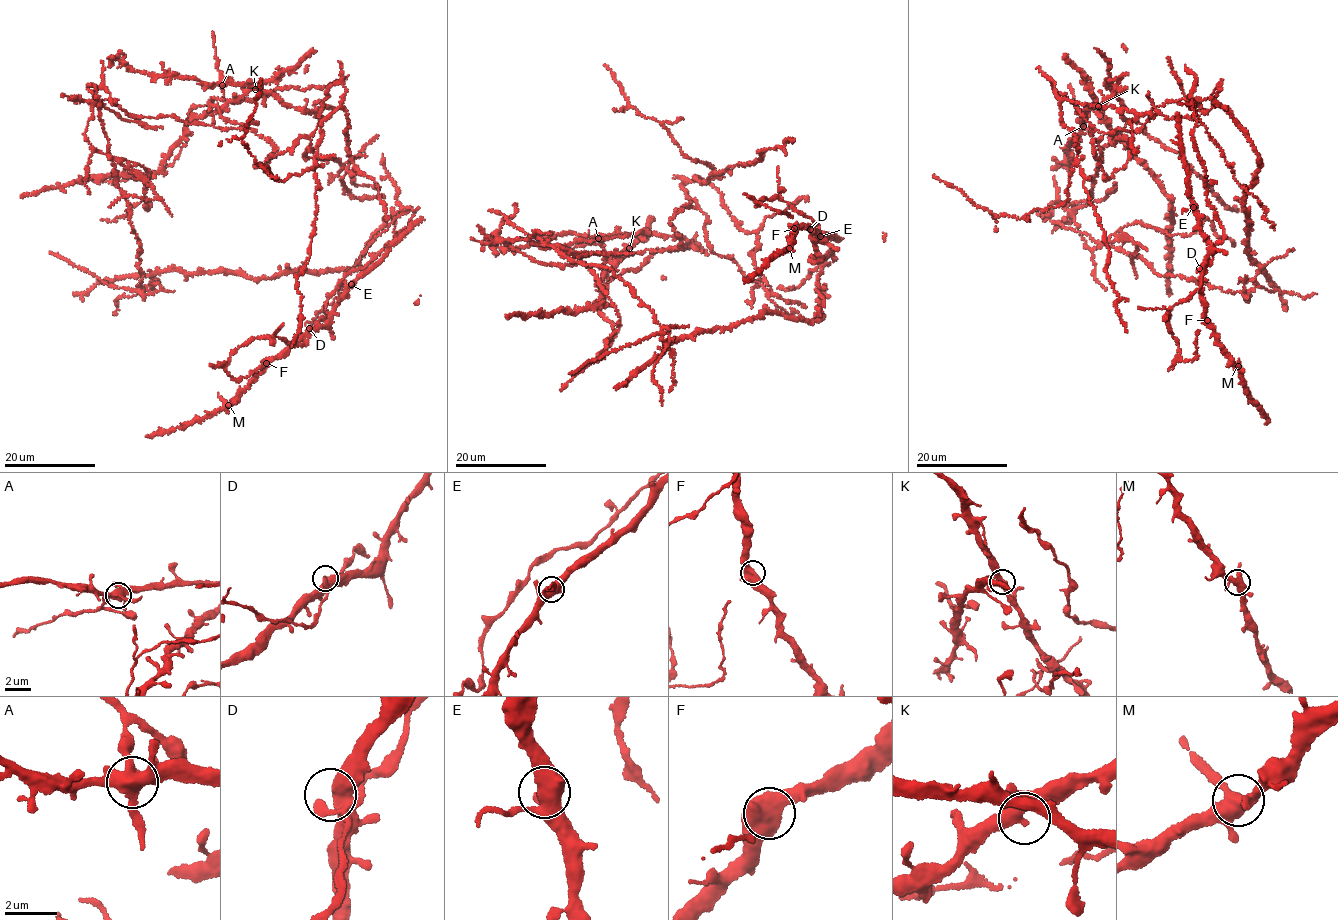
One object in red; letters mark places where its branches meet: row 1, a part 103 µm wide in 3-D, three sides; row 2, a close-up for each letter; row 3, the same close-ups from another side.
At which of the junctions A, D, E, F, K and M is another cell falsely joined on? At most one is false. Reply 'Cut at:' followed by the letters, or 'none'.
Cut at: A

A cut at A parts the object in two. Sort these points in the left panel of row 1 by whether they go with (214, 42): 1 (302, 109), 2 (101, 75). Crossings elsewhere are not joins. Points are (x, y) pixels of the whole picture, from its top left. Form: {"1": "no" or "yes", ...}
{"1": "no", "2": "yes"}

